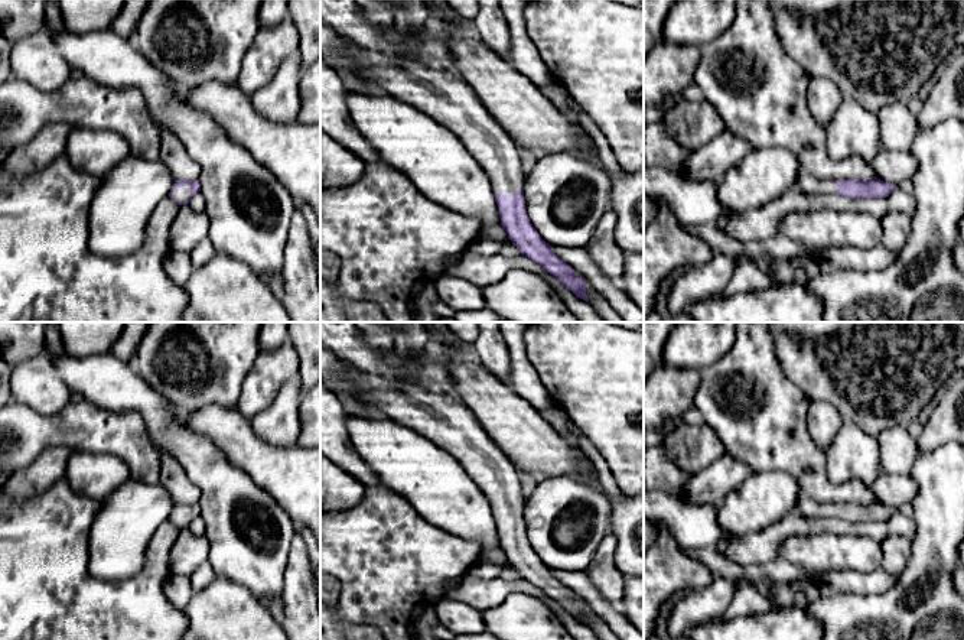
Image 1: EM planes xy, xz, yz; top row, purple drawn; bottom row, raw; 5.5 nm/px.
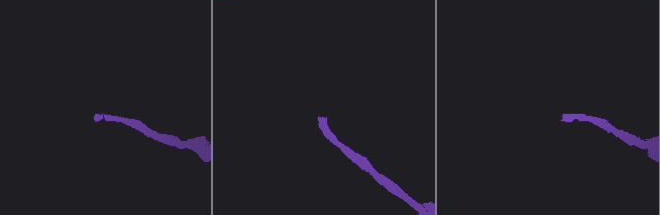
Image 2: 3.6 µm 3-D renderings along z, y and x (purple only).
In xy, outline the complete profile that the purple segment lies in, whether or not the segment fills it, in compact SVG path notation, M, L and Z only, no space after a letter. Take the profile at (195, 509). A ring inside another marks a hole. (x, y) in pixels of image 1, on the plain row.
M175 504L169 520L179 529L189 527L192 520L201 514L198 504Z

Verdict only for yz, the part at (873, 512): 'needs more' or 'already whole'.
needs more

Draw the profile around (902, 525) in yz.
M899 510L886 522L850 523L838 517L812 519L798 513L789 513L776 524L768 526L761 532L723 537L720 536L714 548L726 559L748 566L779 559L782 543L791 536L811 536L815 533L872 536L882 542L892 535L913 539L916 524L913 516L905 516Z

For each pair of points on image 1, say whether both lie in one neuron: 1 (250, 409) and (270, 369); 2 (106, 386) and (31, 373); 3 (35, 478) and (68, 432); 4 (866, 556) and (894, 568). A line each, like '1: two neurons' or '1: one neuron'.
1: one neuron
2: two neurons
3: two neurons
4: two neurons

